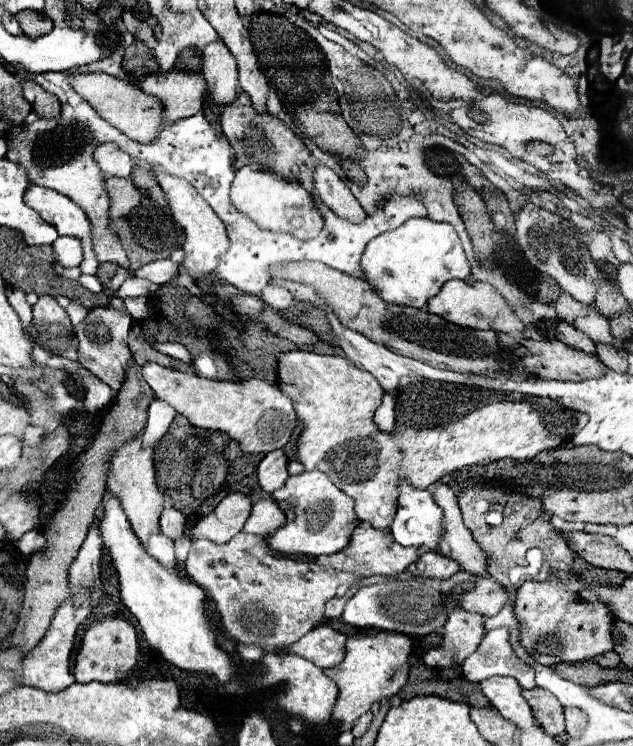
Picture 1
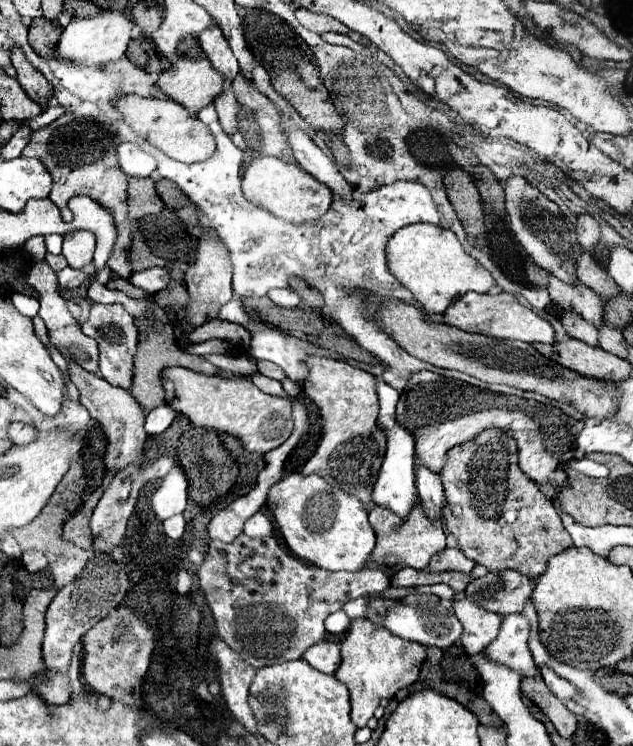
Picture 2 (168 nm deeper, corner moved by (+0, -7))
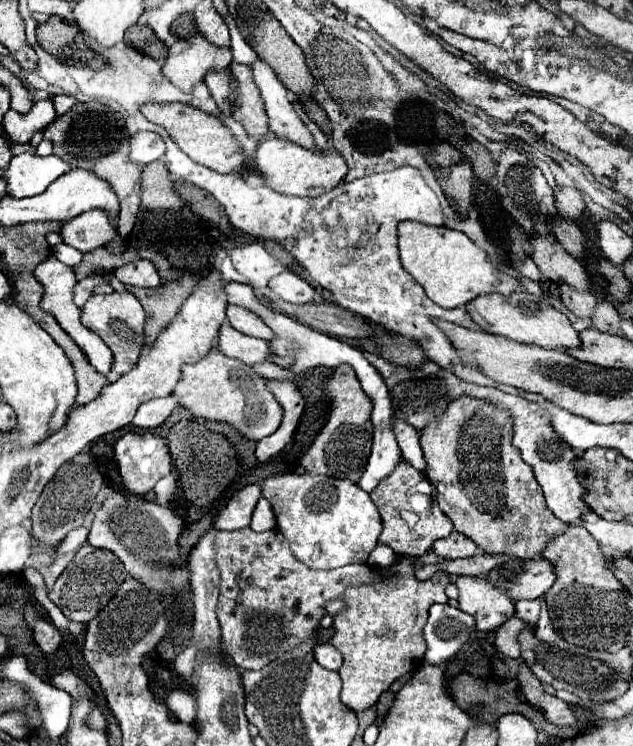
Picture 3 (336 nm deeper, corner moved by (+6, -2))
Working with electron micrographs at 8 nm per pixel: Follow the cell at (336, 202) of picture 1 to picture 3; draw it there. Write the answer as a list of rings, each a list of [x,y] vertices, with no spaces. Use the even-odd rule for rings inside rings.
[[[256,60],[252,64],[252,72],[254,72],[254,82],[266,104],[266,114],[270,118],[270,130],[274,130],[274,134],[282,140],[294,142],[306,150],[316,152],[318,146],[310,134],[310,130],[294,112],[294,108],[288,100],[288,90],[278,82],[272,68],[268,68],[266,62]]]

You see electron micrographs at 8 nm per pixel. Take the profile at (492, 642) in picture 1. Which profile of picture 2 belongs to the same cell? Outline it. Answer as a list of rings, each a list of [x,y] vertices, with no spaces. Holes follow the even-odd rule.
[[[506,615],[500,627],[498,637],[484,649],[484,655],[496,663],[514,667],[522,675],[538,675],[536,663],[528,649],[528,635],[530,635],[530,621],[520,615]]]

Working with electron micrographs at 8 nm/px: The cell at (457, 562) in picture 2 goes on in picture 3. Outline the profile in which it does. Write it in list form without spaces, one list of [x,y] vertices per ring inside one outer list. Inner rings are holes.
[[[452,530],[450,536],[438,540],[432,550],[436,552],[436,556],[444,558],[444,560],[454,560],[454,558],[470,558],[476,554],[476,546],[472,540],[464,538],[460,532]]]

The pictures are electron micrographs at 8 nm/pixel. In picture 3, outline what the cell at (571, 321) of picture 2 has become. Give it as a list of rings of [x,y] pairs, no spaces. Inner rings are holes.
[[[560,284],[560,298],[564,306],[574,312],[578,318],[592,318],[596,308],[596,298],[590,292],[570,290],[568,284]]]

